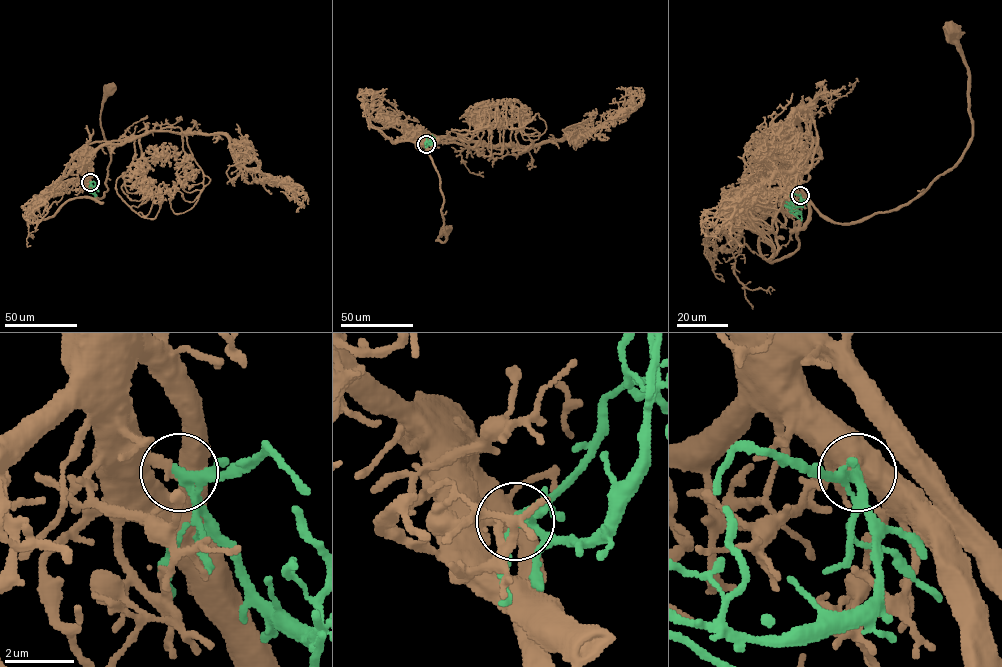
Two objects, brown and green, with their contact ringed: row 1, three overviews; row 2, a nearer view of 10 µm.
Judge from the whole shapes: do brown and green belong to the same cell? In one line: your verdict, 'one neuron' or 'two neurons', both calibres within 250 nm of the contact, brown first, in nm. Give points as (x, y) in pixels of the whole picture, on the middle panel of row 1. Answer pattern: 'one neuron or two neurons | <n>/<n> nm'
one neuron | 280/240 nm

